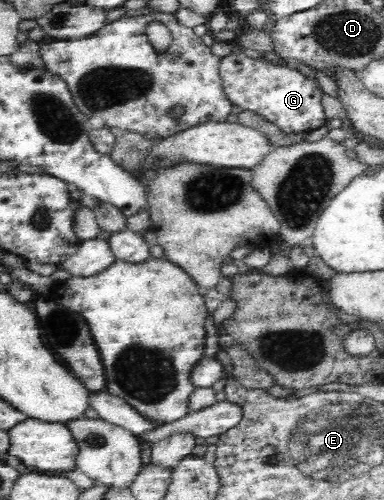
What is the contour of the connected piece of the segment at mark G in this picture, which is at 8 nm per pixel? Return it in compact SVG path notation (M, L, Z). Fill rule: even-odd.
M230 53L221 58L220 77L224 92L234 106L259 114L288 134L306 134L325 126L324 91L316 80L310 80L298 69L279 66L263 58L251 58L243 53Z

